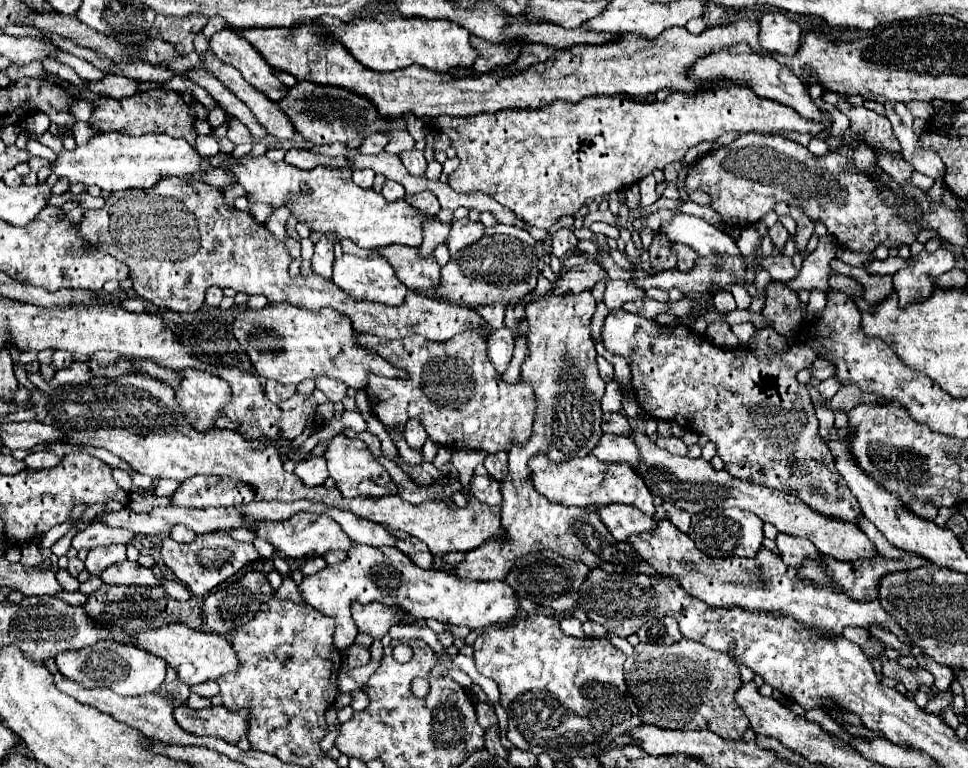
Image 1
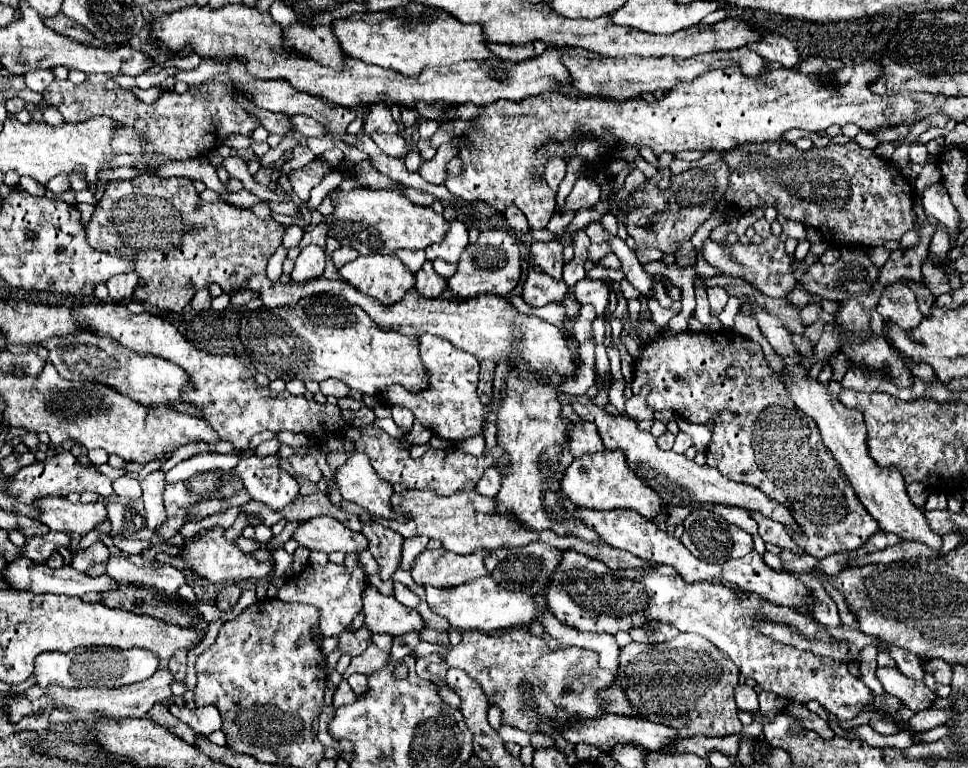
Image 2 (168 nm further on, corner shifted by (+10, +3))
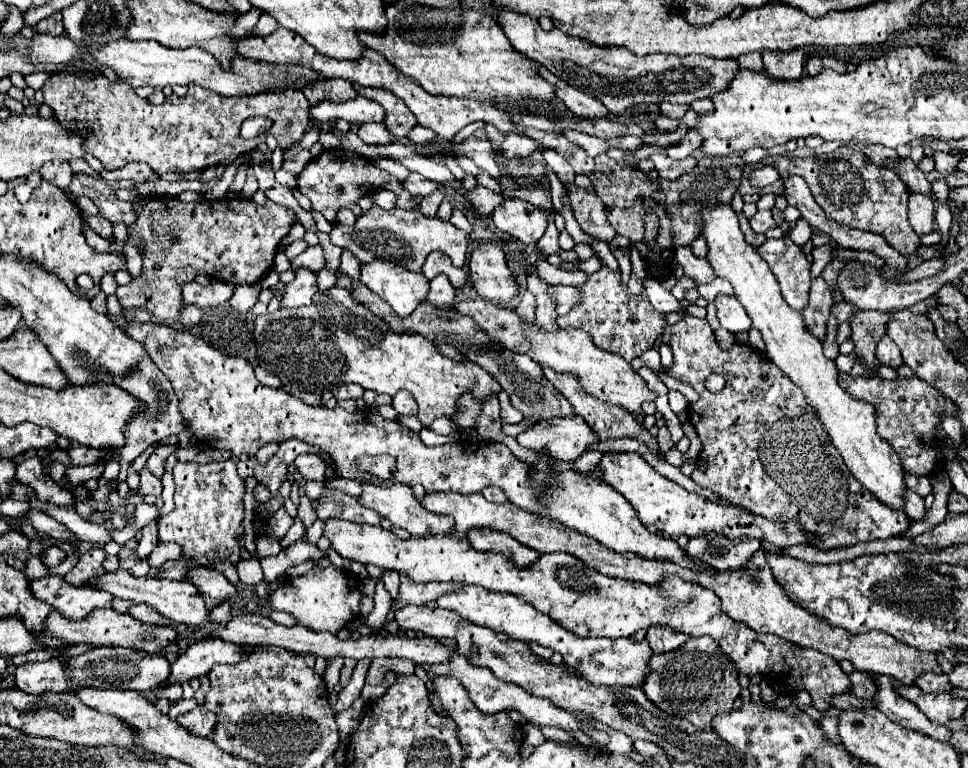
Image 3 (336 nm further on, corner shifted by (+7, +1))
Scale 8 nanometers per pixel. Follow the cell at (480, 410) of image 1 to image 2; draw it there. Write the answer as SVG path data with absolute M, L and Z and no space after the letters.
M433 335L419 337L419 353L425 373L429 375L429 387L419 393L411 393L401 385L393 385L379 395L381 403L387 407L407 407L409 411L413 411L413 415L425 429L453 443L461 443L471 439L473 435L479 435L483 427L483 405L477 397L479 359L453 347L453 343L437 339Z

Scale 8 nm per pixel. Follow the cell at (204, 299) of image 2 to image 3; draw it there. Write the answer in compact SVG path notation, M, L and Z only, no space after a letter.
M186 305L186 307L182 309L182 325L186 325L186 327L196 325L196 323L200 321L200 317L202 317L202 313L200 313L200 309L194 307L194 305Z

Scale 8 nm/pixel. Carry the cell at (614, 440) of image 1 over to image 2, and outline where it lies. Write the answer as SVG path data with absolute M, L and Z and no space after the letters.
M579 423L569 431L571 439L571 455L581 457L583 453L599 453L605 451L605 445L601 443L601 437L597 435L597 429L593 423Z

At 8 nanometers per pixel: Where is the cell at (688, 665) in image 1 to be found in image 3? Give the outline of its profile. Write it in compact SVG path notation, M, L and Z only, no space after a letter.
M692 637L676 651L652 657L650 675L642 691L662 711L684 717L698 729L712 731L712 717L732 709L736 697L740 695L740 685L736 665L720 649L720 645L712 637Z

